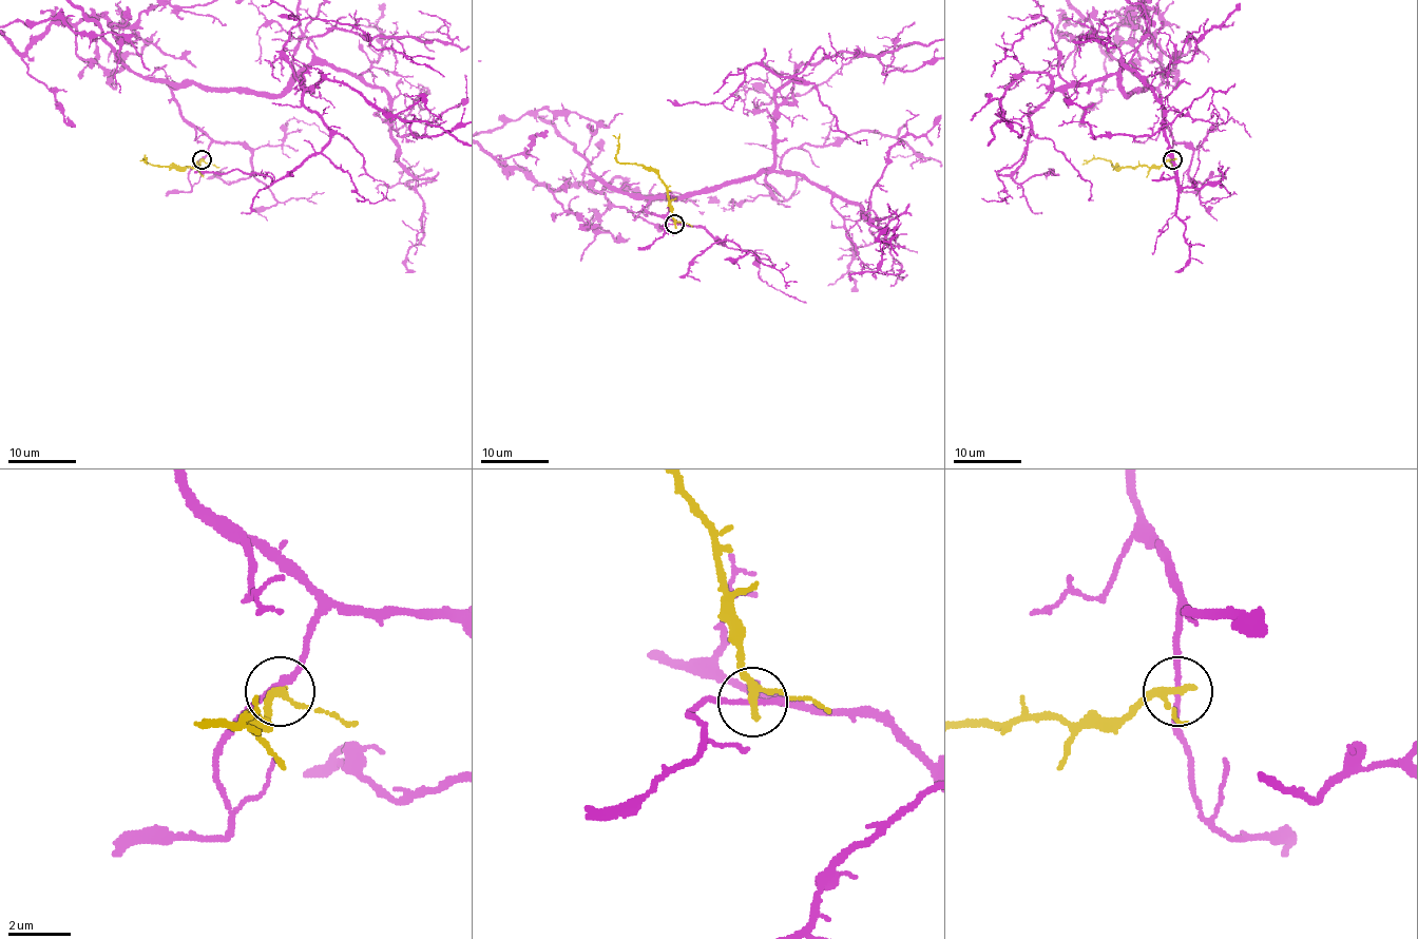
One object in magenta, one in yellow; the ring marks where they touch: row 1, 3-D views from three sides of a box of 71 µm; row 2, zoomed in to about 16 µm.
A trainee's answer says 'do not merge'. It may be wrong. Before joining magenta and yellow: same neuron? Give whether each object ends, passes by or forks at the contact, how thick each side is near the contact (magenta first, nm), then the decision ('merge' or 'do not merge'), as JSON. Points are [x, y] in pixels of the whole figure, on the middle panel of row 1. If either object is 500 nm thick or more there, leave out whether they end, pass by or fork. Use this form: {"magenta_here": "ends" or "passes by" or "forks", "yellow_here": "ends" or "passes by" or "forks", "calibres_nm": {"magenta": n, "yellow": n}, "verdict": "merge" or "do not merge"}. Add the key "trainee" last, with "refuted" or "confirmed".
{"magenta_here": "passes by", "yellow_here": "passes by", "calibres_nm": {"magenta": 160, "yellow": 220}, "verdict": "do not merge", "trainee": "confirmed"}

